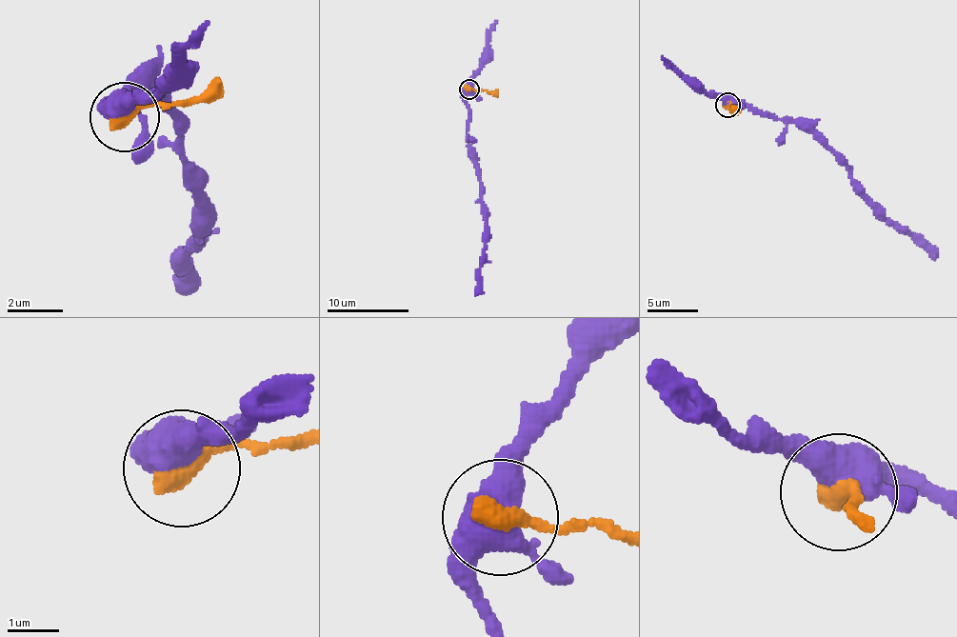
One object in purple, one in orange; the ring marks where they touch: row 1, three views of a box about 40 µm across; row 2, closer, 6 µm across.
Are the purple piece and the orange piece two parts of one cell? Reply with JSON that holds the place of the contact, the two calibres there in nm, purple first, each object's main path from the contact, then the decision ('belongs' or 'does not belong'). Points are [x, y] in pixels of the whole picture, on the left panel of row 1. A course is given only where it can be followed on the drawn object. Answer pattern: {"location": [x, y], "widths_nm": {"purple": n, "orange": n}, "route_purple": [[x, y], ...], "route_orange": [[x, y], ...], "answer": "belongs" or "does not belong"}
{"location": [124, 116], "widths_nm": {"purple": 480, "orange": 440}, "route_purple": [[123, 117], [110, 98], [125, 103], [129, 78], [181, 138], [199, 242], [174, 289]], "route_orange": [[123, 117], [199, 100], [220, 76]], "answer": "does not belong"}

